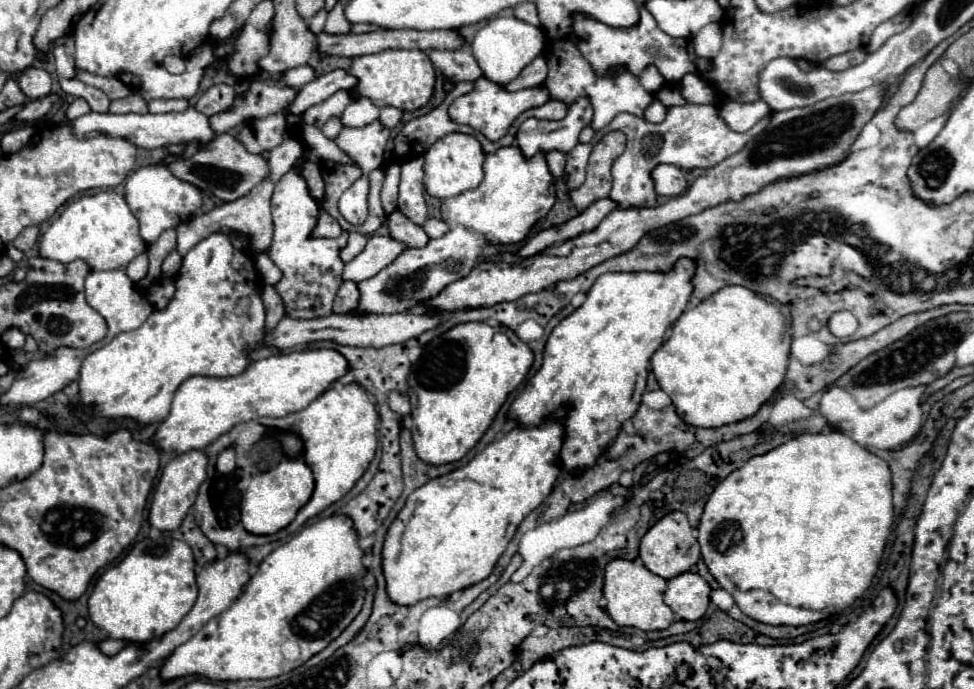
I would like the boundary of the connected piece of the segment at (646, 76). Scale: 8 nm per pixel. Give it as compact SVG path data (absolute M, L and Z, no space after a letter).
M646 68L642 74L640 74L640 84L650 92L650 94L654 94L654 92L658 92L660 88L662 88L662 84L664 84L664 78L658 74L658 70L656 68Z

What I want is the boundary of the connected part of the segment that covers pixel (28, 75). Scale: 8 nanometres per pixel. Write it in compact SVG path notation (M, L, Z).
M28 68L28 70L24 70L20 74L18 86L26 94L28 100L34 100L34 98L42 98L42 96L50 94L50 90L52 90L52 78L50 78L50 74L46 70Z

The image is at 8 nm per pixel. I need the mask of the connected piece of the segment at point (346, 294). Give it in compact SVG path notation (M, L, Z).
M342 282L336 298L334 298L334 314L354 314L360 302L360 290L356 282Z

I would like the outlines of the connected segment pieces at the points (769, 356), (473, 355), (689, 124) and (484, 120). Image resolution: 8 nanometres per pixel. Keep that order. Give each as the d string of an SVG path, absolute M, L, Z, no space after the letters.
M726 286L678 318L672 336L650 360L652 372L686 424L698 428L720 428L724 424L740 422L754 416L784 382L788 362L782 360L784 354L778 354L784 332L786 322L776 304L766 302L744 286Z
M464 322L428 342L408 376L408 386L416 394L416 406L412 410L412 440L418 458L426 464L448 464L460 460L482 438L506 396L522 384L532 360L534 354L528 344L524 344L514 330L502 324L490 326L484 322Z
M684 104L684 106L674 106L668 108L666 120L660 124L646 122L644 118L632 116L632 114L618 114L604 130L598 130L588 144L576 144L574 150L566 154L566 172L564 172L564 182L568 190L576 190L578 186L584 184L584 170L588 164L590 150L594 144L608 132L620 130L626 134L628 144L624 154L614 162L612 166L612 178L614 186L610 192L610 200L618 204L618 208L626 206L638 206L638 208L654 208L656 202L656 190L654 190L654 180L652 180L652 170L658 164L674 164L678 168L712 168L718 162L724 162L726 158L734 156L746 142L756 138L766 126L770 124L770 116L762 118L754 128L750 128L744 134L732 132L716 112L716 106L706 106L706 104Z
M480 76L474 82L474 90L470 94L464 94L464 96L456 98L450 104L448 112L450 112L450 118L454 122L468 124L474 130L480 130L488 140L500 140L508 132L508 128L510 128L510 124L514 122L516 116L520 116L528 108L542 106L548 98L550 98L550 94L544 86L526 88L526 90L518 90L518 92L508 92L508 90L504 90L504 86L498 86L498 84L490 82L488 78Z

